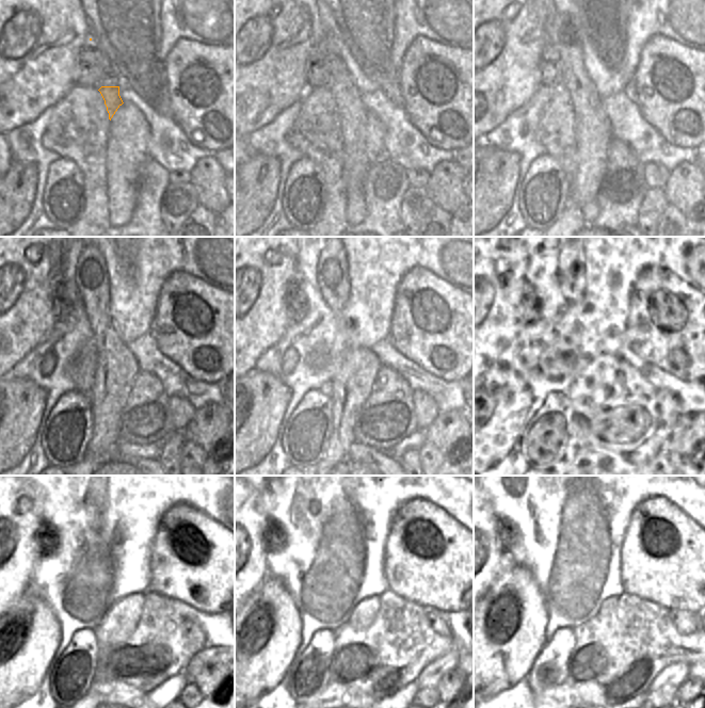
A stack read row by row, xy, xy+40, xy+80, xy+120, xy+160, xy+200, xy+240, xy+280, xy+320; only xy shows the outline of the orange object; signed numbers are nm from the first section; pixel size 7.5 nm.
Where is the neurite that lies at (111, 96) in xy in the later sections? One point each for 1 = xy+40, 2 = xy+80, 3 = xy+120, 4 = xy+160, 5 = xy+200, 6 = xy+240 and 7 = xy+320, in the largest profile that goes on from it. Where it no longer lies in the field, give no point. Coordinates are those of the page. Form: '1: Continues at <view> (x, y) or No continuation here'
1: Continues at xy+40 (347, 96)
2: Continues at xy+80 (593, 129)
3: Continues at xy+120 (116, 370)
4: Continues at xy+160 (350, 388)
5: Continues at xy+200 (592, 386)
6: Continues at xy+240 (121, 622)
7: Continues at xy+320 (609, 604).

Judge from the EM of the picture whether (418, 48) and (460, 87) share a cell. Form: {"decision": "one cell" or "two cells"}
{"decision": "one cell"}

